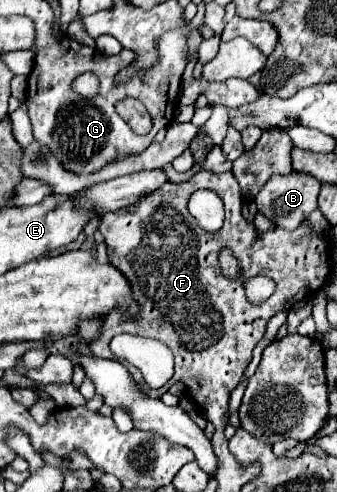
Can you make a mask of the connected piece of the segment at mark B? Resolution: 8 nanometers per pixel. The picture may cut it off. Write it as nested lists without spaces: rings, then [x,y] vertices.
[[[291,172],[289,176],[273,176],[257,194],[255,204],[257,210],[265,218],[269,218],[275,226],[283,230],[295,230],[317,208],[319,190],[321,190],[321,182],[317,178],[311,178],[309,174],[301,174],[301,172]]]

